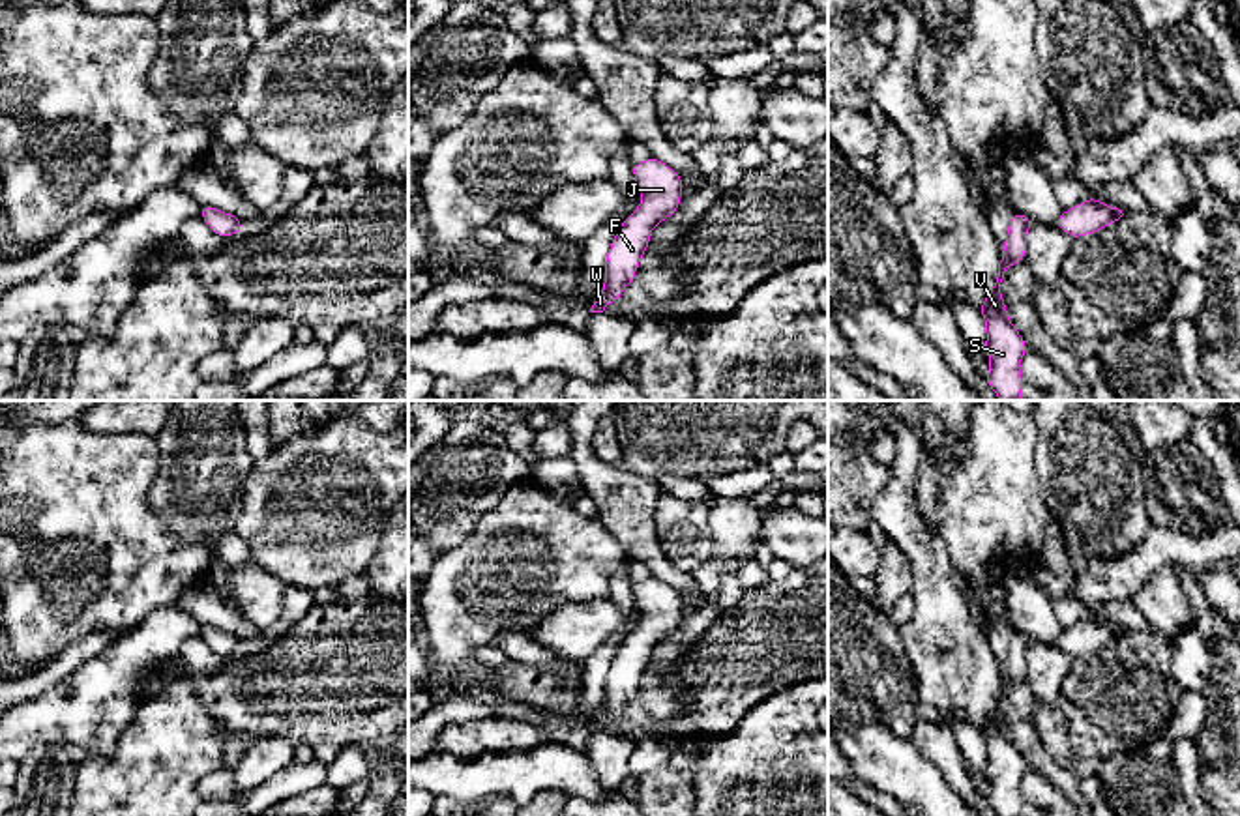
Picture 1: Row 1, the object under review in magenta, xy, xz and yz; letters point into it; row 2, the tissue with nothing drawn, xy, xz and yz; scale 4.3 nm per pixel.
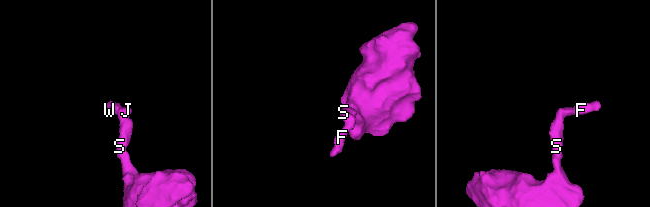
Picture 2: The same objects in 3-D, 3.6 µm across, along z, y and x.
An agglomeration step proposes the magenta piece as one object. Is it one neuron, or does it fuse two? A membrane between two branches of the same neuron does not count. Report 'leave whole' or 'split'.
leave whole

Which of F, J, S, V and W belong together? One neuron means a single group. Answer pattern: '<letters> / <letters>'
F J S V W

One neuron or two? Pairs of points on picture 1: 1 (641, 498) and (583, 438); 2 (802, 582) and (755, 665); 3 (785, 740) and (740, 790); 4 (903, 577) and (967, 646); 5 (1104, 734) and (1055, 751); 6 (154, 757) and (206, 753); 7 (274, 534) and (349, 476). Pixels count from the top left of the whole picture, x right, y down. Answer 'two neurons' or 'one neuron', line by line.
1: one neuron
2: one neuron
3: one neuron
4: two neurons
5: two neurons
6: one neuron
7: one neuron

